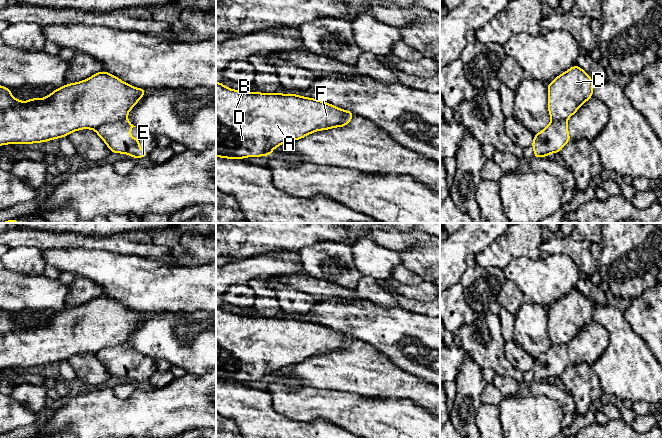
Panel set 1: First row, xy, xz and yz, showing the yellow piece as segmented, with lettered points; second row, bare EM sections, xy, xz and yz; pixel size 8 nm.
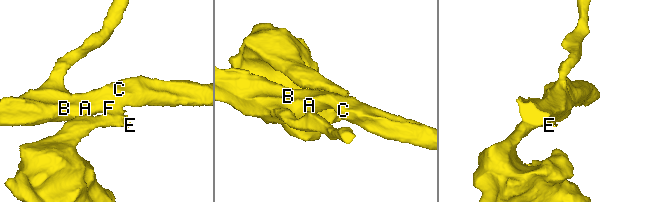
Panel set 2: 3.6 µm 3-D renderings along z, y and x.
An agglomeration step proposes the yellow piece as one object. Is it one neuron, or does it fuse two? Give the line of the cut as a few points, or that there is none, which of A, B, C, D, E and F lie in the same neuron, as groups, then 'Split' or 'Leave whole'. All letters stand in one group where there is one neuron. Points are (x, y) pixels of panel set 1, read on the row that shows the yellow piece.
Split along xy (125, 118), (119, 121), (102, 123), (95, 130). Groups: A B C D F / E. Split

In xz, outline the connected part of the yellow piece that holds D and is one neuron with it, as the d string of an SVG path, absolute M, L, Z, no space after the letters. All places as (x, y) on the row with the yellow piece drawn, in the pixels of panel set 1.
M216 82L216 157L243 159L269 156L274 148L316 131L340 127L344 110L296 94L242 92Z

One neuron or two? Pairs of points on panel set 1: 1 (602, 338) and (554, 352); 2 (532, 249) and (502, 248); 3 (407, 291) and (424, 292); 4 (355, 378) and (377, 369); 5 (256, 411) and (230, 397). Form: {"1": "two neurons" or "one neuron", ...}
{"1": "one neuron", "2": "one neuron", "3": "one neuron", "4": "one neuron", "5": "one neuron"}

